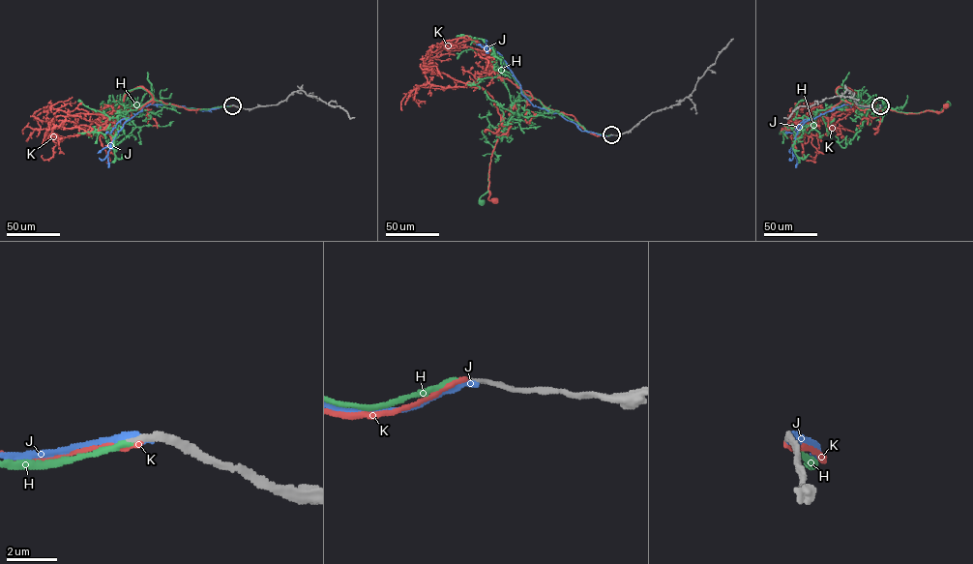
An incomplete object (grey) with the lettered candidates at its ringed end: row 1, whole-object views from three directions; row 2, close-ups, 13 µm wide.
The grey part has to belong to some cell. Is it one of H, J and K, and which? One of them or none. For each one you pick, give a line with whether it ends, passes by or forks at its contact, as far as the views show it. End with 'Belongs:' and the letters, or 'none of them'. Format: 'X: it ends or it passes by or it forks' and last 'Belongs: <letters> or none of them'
H: it ends
Belongs: H

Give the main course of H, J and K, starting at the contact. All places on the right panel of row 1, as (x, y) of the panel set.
H: (880, 105), (858, 107), (842, 100), (838, 89), (854, 90), (870, 107), (899, 111), (936, 112), (948, 103)
J: (880, 105), (875, 110), (857, 103), (843, 104), (806, 121), (793, 144), (792, 153), (797, 161), (795, 167)
K: (880, 105), (860, 110), (842, 101), (836, 89), (853, 91), (864, 105), (906, 113), (940, 112), (946, 105)

